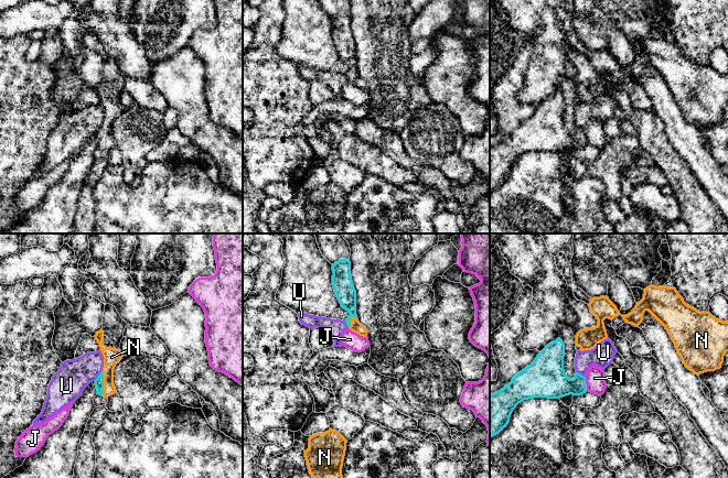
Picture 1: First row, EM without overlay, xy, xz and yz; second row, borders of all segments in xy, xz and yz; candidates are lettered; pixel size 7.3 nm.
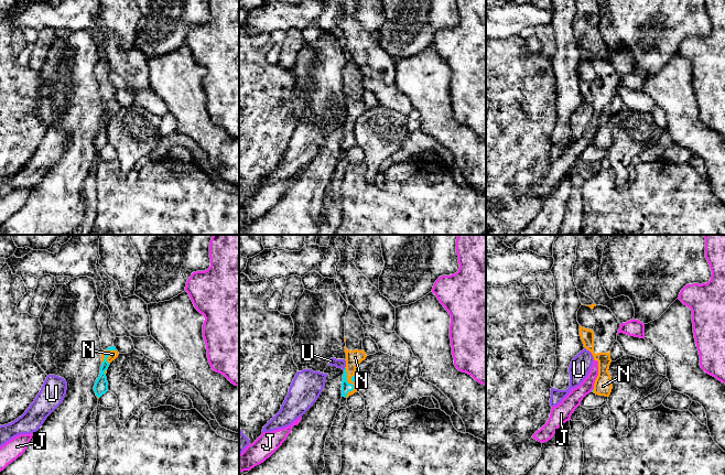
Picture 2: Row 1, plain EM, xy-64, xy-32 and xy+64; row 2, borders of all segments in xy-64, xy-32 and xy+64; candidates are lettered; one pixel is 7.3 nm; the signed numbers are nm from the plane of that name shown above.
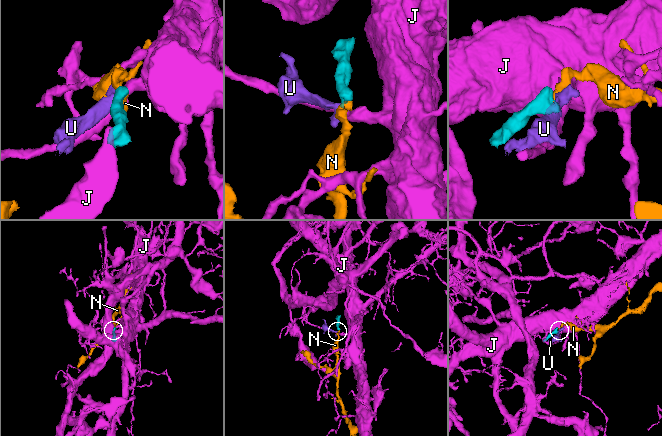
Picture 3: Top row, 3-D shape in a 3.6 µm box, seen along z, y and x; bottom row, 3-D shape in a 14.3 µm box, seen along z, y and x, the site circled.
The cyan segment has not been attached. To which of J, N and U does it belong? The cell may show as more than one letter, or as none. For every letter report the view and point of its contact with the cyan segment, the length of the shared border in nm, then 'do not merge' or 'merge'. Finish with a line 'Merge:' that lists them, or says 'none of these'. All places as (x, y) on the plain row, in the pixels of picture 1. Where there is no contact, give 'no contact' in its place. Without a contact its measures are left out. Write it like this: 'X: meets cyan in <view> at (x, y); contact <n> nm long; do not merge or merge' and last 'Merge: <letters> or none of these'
J: meets cyan in yz at (586, 137); contact 110 nm long; do not merge
N: meets cyan in xy at (103, 137); contact 180 nm long; merge
U: meets cyan in xy at (98, 129); contact 100 nm long; do not merge
Merge: N

